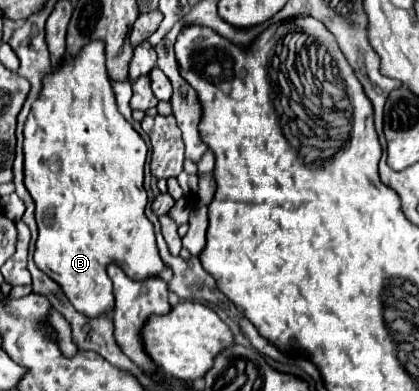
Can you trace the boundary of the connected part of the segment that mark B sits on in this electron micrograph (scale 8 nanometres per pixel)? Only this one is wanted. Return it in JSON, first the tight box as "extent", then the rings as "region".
{"extent":[24,41,170,373],"region":[[[90,41],[90,45],[84,45],[76,57],[66,57],[60,65],[52,67],[42,79],[40,95],[24,125],[24,185],[36,203],[36,223],[40,231],[34,263],[62,287],[76,311],[86,317],[98,317],[112,311],[110,317],[116,343],[136,365],[146,373],[152,373],[156,367],[142,349],[140,329],[148,315],[168,313],[170,303],[168,285],[160,277],[152,277],[164,269],[164,263],[158,255],[152,223],[144,215],[146,189],[142,179],[148,147],[116,107],[116,97],[106,73],[104,47],[102,41]]]}

